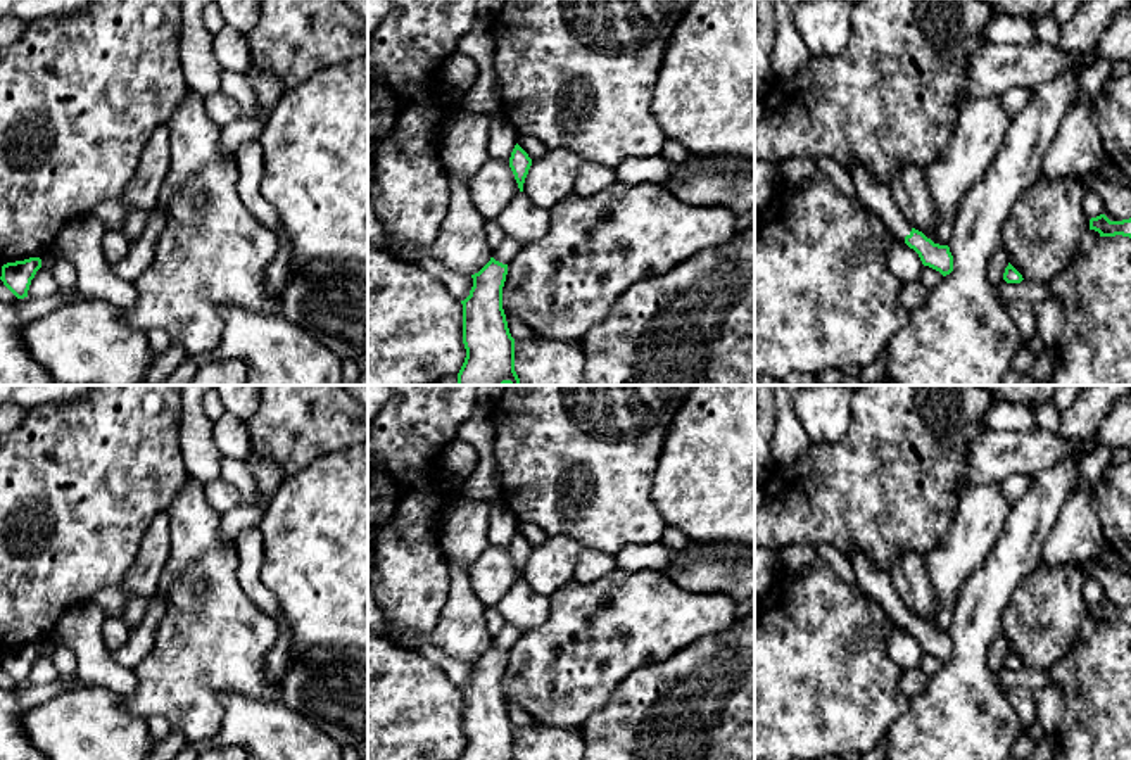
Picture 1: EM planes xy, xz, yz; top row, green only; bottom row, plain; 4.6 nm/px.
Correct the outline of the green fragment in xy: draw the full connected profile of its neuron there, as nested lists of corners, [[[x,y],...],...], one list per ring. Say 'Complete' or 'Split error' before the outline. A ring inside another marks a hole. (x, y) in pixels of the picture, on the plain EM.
Complete. [[[40,644],[7,649],[2,653],[0,667],[17,686],[24,686],[28,684],[31,667],[35,665],[40,655],[41,655]]]

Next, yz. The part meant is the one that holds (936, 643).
Split error. [[[858,549],[850,554],[858,587],[891,617],[894,625],[913,636],[922,651],[939,658],[943,663],[953,658],[953,643],[948,632],[934,630],[922,618],[912,615],[894,591],[888,572],[865,558]]]

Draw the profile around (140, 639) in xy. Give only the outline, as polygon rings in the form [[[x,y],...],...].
[[[155,594],[150,598],[148,608],[140,625],[130,630],[128,641],[111,653],[112,660],[121,667],[136,667],[154,644],[155,629],[166,613],[166,598]]]

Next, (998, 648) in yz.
[[[1000,632],[988,648],[988,667],[996,675],[1003,668],[1005,655],[1008,653],[1008,641],[1003,632]]]

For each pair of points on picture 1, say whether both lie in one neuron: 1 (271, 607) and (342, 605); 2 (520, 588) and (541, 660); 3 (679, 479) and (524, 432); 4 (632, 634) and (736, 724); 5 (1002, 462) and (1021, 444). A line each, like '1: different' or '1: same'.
1: different
2: different
3: different
4: different
5: same

